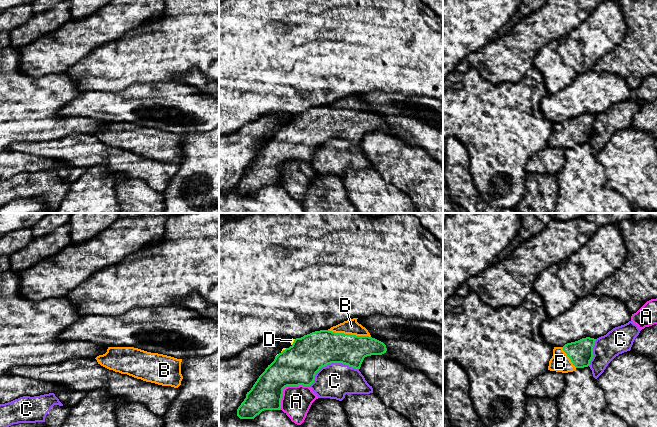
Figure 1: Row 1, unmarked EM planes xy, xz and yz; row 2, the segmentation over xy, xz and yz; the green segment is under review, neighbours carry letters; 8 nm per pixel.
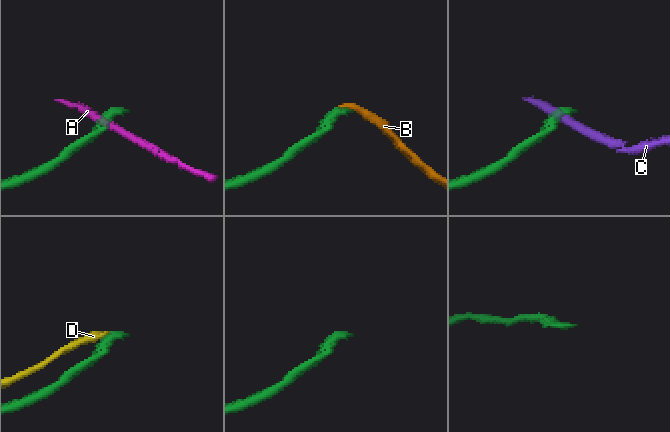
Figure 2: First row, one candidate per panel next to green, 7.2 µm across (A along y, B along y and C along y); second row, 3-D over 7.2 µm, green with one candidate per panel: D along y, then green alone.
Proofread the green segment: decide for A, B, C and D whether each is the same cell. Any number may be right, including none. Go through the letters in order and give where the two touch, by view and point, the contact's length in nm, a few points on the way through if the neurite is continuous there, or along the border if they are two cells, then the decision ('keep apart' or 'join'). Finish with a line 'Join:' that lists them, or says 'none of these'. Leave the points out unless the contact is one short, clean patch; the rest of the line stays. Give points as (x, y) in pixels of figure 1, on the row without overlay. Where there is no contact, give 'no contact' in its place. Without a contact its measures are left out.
A: xz (286, 162) | 320 nm | keep apart
B: xz (349, 110) | 360 nm | join
C: xz (331, 138) | 420 nm | keep apart
D: xz (293, 118) | 60 nm | along xz (295, 115), (291, 120) | keep apart
Join: B

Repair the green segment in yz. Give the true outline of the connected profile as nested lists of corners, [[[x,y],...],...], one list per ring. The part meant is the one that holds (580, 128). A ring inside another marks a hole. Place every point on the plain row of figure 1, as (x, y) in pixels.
[[[586,113],[567,119],[563,123],[554,123],[548,146],[568,149],[575,147],[577,144],[588,143],[594,132],[595,117],[594,114]]]

